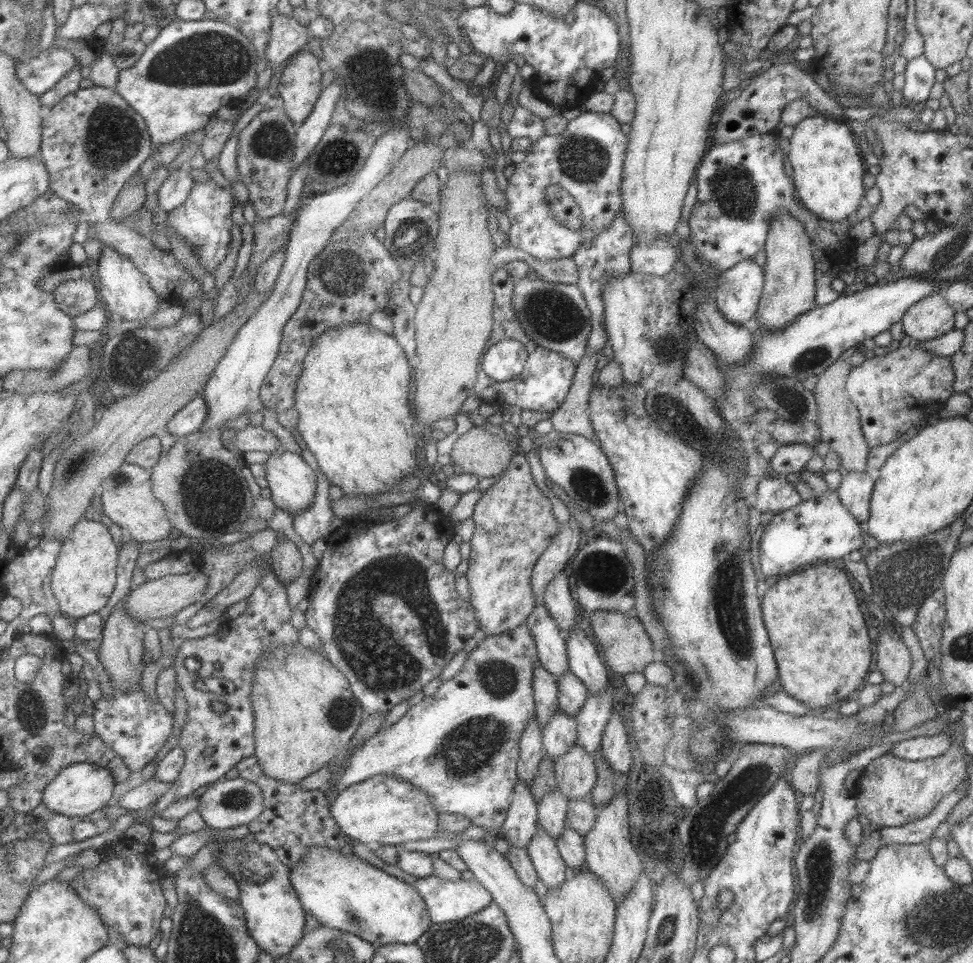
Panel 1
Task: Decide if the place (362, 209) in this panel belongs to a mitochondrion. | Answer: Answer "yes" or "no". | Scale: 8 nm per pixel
no

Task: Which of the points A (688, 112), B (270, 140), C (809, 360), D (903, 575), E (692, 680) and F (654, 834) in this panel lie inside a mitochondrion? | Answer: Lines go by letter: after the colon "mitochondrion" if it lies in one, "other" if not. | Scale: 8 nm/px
A: other
B: mitochondrion
C: mitochondrion
D: mitochondrion
E: mitochondrion
F: other

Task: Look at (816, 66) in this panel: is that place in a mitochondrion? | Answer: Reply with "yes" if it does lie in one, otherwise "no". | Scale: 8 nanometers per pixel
no

